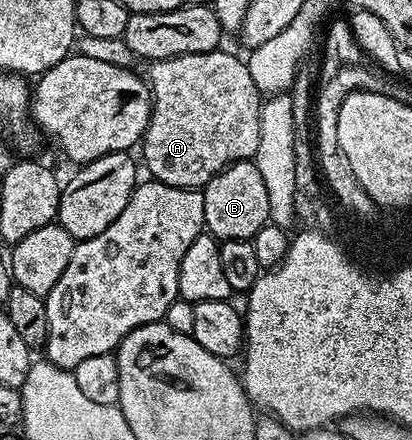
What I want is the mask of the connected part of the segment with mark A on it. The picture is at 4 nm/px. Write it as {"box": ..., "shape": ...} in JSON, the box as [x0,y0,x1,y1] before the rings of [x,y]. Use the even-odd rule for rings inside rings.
{"box":[140,48,263,190],"shape":[[[221,48],[207,53],[176,55],[163,61],[151,61],[145,80],[150,87],[152,104],[150,122],[140,142],[141,164],[151,178],[172,187],[201,190],[214,176],[234,161],[251,160],[260,147],[260,113],[263,94],[258,92],[256,83],[248,71],[245,60],[240,56],[222,53]]]}

